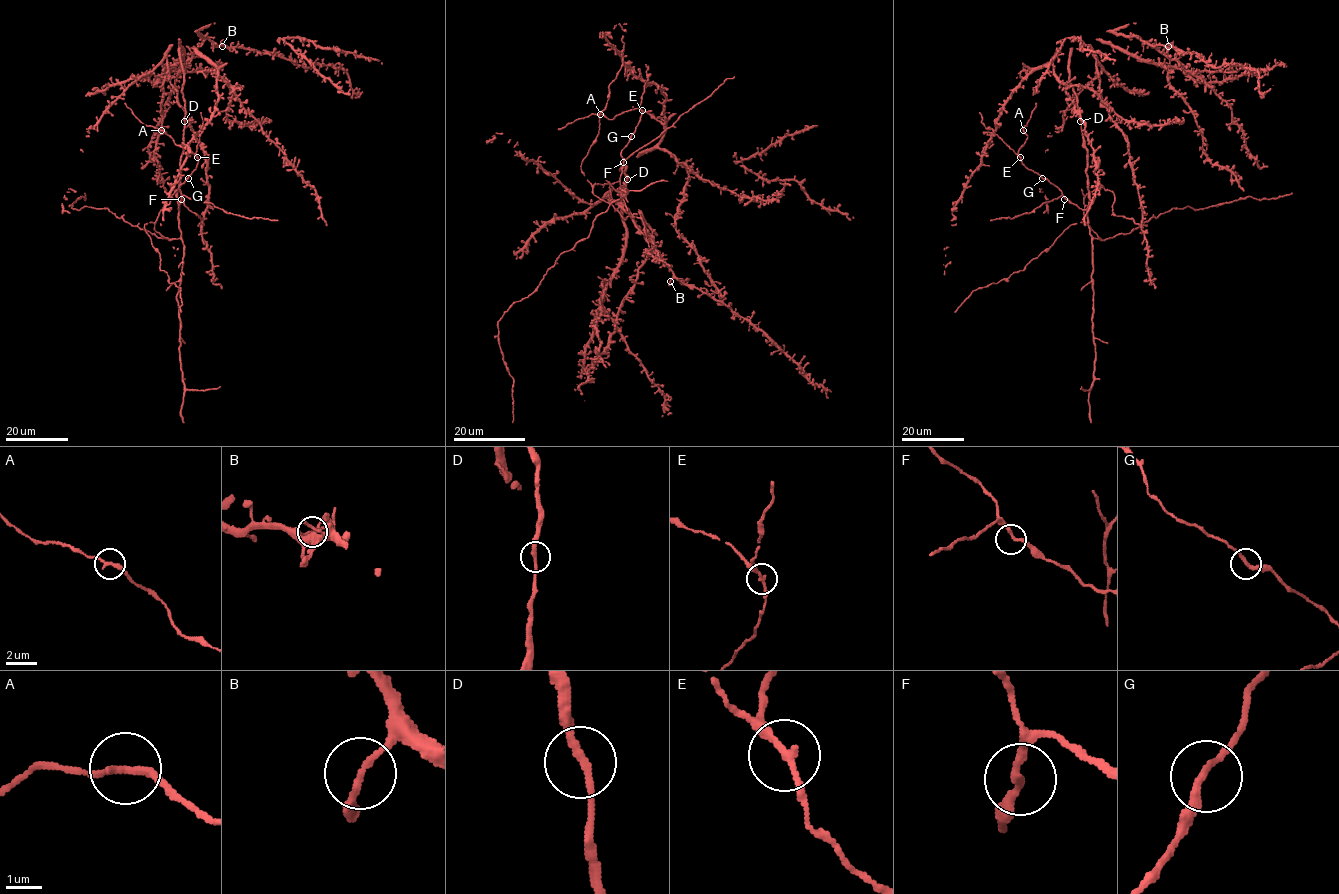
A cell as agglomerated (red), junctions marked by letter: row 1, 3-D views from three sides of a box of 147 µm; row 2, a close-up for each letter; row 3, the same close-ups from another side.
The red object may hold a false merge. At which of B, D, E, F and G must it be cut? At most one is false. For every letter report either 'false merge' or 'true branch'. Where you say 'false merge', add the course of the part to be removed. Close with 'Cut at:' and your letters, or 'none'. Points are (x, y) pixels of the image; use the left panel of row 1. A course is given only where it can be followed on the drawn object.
B: true branch
D: true branch
E: true branch
F: true branch
G: true branch
Cut at: none

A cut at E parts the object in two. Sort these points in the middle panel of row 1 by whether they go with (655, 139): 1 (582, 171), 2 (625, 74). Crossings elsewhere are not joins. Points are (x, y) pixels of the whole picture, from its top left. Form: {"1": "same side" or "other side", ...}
{"1": "other side", "2": "same side"}

